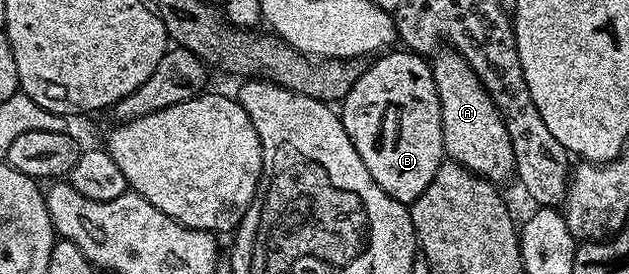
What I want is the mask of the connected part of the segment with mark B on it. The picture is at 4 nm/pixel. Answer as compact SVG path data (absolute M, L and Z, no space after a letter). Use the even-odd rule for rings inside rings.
M409 51L394 52L383 52L374 59L379 61L363 68L360 79L356 79L352 91L348 91L340 103L340 116L344 131L348 131L348 139L356 147L360 159L364 159L364 167L368 167L368 175L376 179L389 197L409 207L426 190L428 183L432 183L444 160L440 99L431 62L425 56Z

